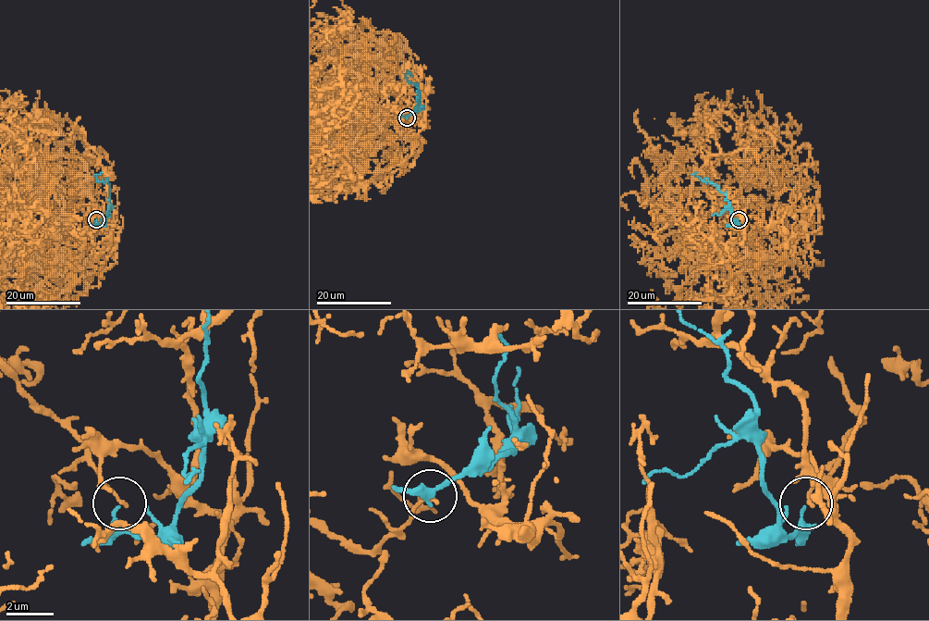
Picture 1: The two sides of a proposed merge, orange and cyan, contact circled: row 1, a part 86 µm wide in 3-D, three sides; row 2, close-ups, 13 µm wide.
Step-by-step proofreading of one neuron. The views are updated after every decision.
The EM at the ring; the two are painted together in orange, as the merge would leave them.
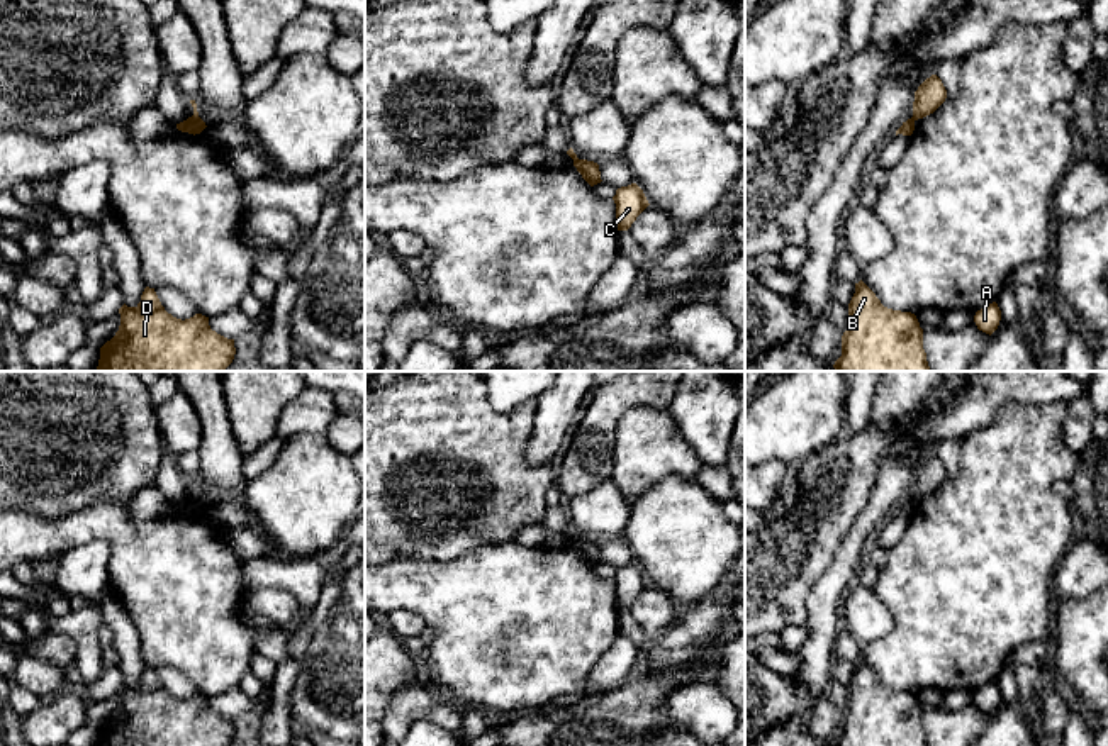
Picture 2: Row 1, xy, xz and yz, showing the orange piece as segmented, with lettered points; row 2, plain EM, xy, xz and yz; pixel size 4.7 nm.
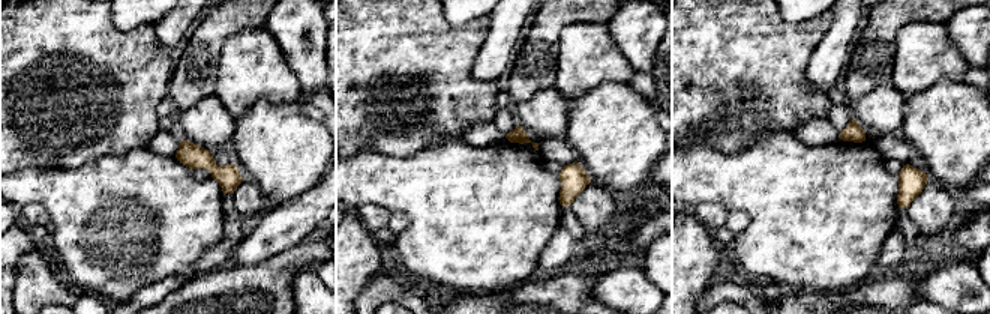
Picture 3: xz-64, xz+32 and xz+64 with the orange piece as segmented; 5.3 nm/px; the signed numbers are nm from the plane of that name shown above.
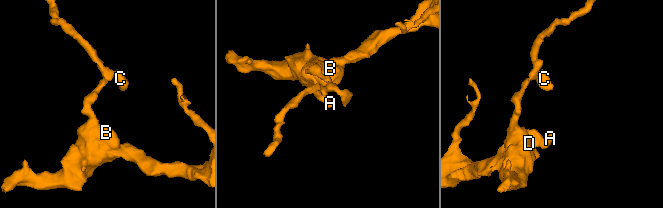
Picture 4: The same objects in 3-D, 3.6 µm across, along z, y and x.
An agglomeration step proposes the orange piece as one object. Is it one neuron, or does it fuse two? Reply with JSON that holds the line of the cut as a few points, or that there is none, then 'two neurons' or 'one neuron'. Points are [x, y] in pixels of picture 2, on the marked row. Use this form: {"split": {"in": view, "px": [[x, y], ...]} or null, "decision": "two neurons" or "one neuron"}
{"split": {"in": "xy", "px": [[194, 112], [197, 116]]}, "decision": "two neurons"}

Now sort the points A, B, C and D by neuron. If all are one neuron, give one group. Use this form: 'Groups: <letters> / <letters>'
Groups: A B D / C

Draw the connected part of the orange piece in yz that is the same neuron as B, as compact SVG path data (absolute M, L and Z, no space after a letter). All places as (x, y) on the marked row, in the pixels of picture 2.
M860 280L848 303L837 371L932 371L915 314L887 309Z

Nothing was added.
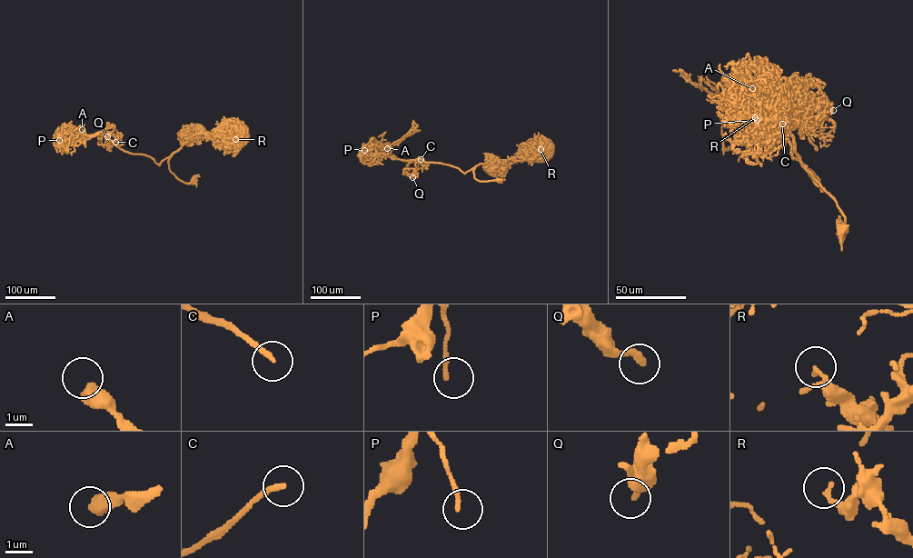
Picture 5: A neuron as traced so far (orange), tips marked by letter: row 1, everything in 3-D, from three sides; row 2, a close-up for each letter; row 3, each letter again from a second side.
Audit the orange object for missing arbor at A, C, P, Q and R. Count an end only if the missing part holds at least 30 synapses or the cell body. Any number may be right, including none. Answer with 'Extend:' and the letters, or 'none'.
Extend: none

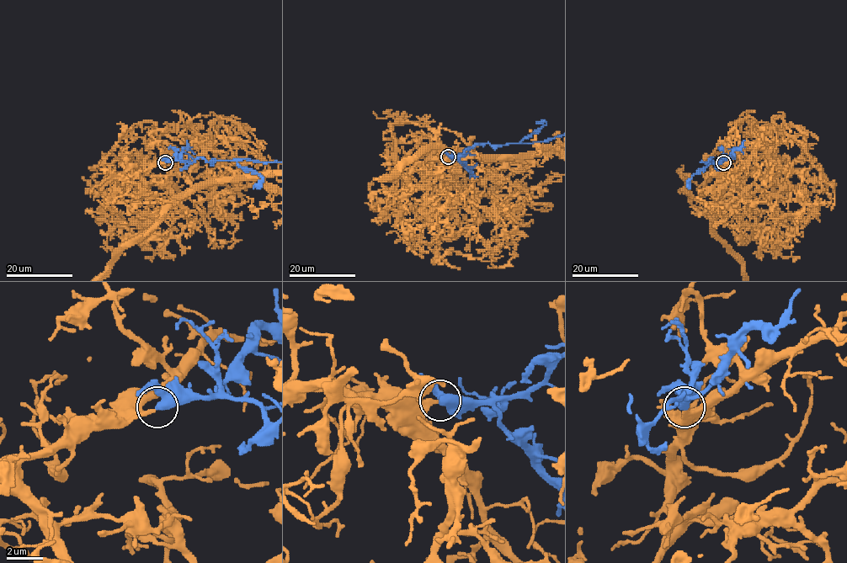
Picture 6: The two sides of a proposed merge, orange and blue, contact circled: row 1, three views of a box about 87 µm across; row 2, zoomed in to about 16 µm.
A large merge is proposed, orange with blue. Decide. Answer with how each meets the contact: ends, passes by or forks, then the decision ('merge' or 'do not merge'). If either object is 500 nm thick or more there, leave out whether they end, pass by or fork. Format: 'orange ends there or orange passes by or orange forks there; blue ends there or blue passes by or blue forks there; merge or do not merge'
orange ends there; blue passes by; merge

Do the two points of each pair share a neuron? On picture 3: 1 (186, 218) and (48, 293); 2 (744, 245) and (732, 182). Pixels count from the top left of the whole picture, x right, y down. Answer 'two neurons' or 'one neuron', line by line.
1: two neurons
2: one neuron

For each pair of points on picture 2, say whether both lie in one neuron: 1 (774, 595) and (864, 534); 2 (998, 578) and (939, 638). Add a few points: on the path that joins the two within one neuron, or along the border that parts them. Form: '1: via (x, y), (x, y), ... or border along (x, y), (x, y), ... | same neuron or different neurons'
1: border along (856, 521), (842, 540), (832, 563), (811, 589) | different neurons
2: via (983, 594), (954, 623) | same neuron

